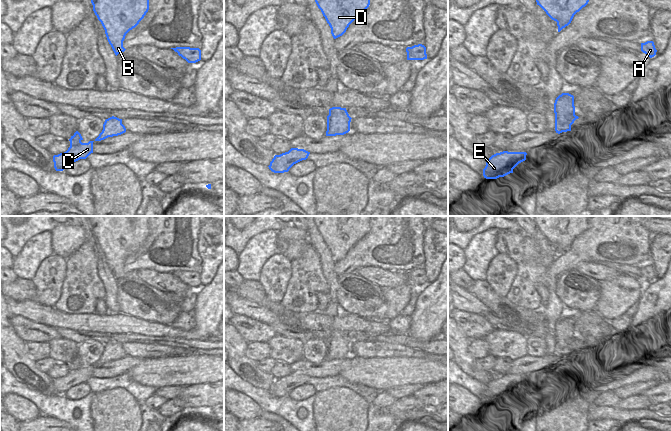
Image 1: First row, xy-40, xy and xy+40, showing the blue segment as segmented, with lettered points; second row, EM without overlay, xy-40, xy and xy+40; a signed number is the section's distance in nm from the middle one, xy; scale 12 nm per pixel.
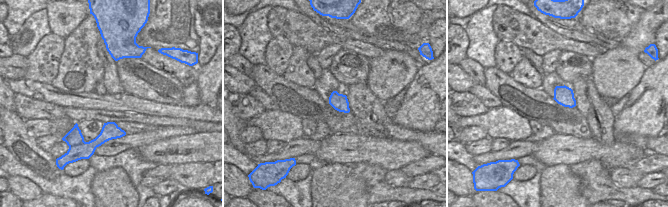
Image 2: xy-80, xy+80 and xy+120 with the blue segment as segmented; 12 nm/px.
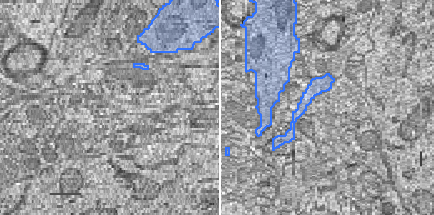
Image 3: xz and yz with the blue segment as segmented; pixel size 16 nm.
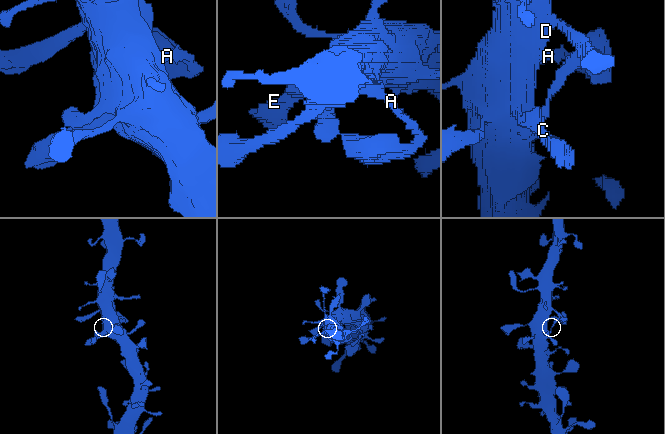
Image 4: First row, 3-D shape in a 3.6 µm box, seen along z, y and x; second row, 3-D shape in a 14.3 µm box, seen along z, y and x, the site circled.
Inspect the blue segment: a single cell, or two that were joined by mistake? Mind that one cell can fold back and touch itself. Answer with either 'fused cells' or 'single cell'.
single cell

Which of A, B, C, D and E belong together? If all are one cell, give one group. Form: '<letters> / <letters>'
A B C D E

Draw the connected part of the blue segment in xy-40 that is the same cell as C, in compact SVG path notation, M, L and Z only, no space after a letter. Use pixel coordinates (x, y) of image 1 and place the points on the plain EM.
M76 355L69 363L70 371L64 377L53 380L54 392L56 395L63 395L71 387L74 387L80 383L86 383L91 377L93 377L93 366L82 367L83 364L81 358Z

